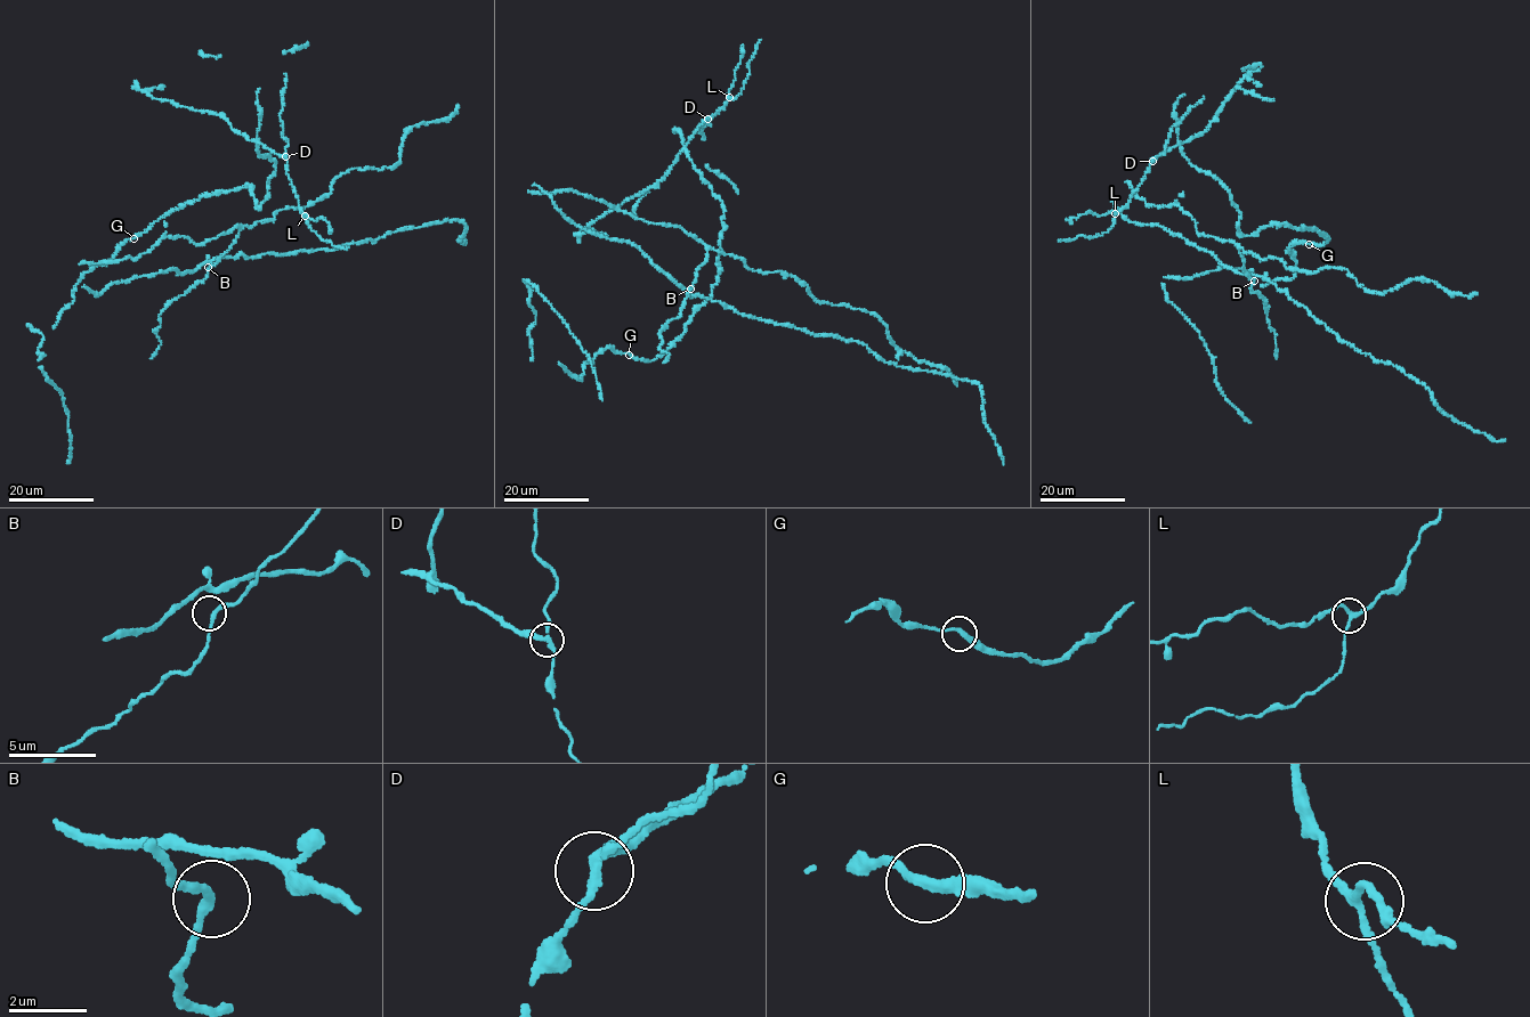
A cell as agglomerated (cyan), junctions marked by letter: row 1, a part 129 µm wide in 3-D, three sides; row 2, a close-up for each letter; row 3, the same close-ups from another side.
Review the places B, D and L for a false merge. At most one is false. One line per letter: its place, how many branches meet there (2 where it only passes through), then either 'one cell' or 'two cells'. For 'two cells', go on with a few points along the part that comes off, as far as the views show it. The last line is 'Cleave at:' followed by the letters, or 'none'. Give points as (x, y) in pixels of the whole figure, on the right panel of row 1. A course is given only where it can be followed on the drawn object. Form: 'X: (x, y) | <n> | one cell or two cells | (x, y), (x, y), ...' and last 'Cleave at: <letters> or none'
B: (1254, 281) | 3 | one cell
D: (1152, 161) | 3 | two cells | (1151, 161), (1178, 145), (1229, 192), (1245, 235), (1286, 222), (1328, 238), (1290, 245), (1295, 276), (1260, 286)
L: (1115, 213) | 3 | one cell
Cleave at: D

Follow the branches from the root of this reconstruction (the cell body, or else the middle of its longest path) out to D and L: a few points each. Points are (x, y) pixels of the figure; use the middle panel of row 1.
D: (712, 290), (717, 279), (725, 210), (683, 148), (706, 119)
L: (712, 290), (717, 279), (725, 210), (683, 146), (701, 124), (722, 108), (729, 97)

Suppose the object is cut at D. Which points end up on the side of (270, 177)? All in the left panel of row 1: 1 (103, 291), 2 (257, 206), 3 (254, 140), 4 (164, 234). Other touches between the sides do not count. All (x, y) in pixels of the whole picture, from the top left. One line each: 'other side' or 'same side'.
1: other side
2: same side
3: same side
4: other side

